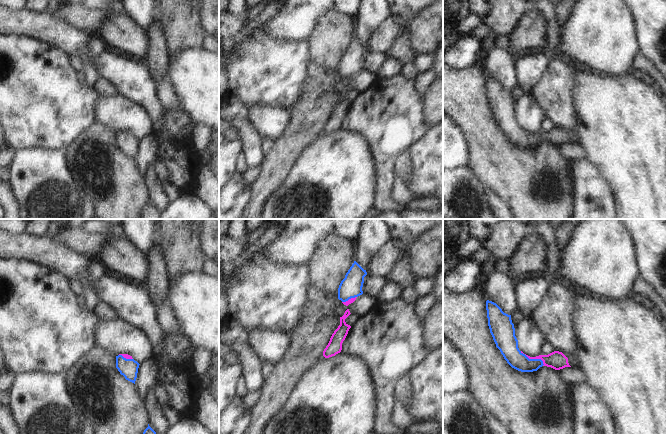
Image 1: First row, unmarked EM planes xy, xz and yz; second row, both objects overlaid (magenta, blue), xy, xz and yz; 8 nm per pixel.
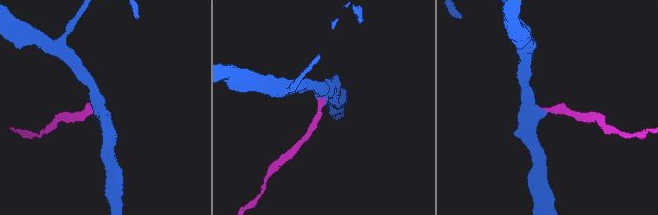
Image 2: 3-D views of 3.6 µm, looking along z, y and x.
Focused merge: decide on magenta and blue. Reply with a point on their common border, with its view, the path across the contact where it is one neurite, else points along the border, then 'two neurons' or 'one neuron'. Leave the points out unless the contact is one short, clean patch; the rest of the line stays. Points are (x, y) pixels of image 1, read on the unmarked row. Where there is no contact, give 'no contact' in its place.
contact yz (533, 134); way yz (557, 136), (533, 134), (522, 135), (507, 119); one neuron

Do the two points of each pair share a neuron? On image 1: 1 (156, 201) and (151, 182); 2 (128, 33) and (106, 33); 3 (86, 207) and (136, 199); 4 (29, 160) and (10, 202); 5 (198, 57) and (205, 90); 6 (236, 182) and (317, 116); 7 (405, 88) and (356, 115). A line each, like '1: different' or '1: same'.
1: same
2: same
3: different
4: different
5: same
6: different
7: same

